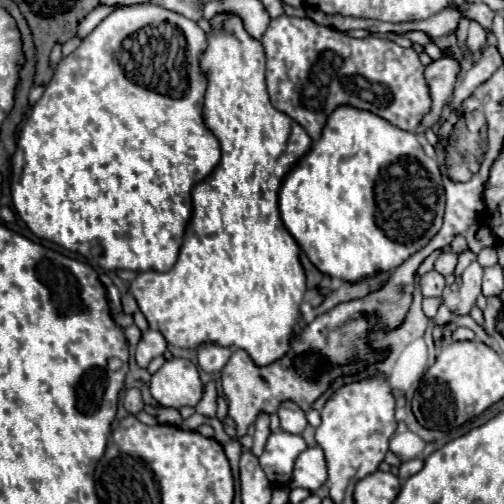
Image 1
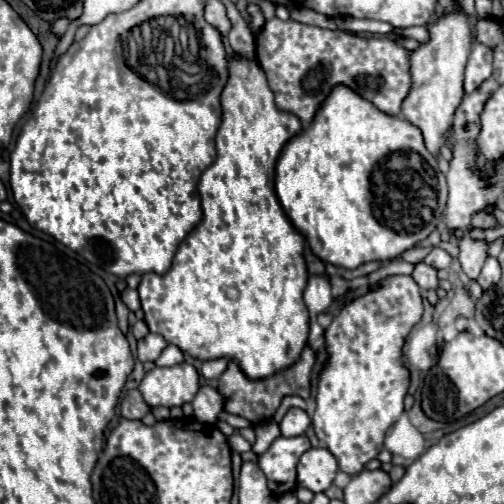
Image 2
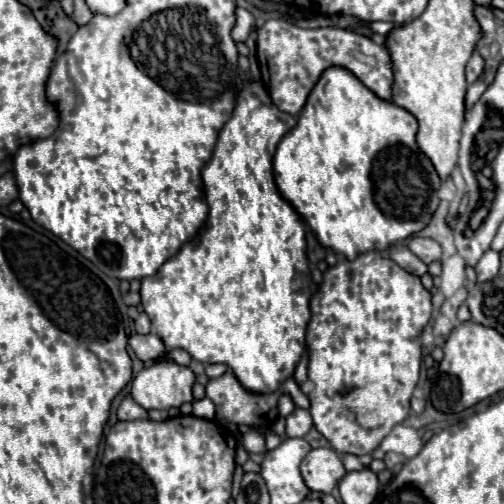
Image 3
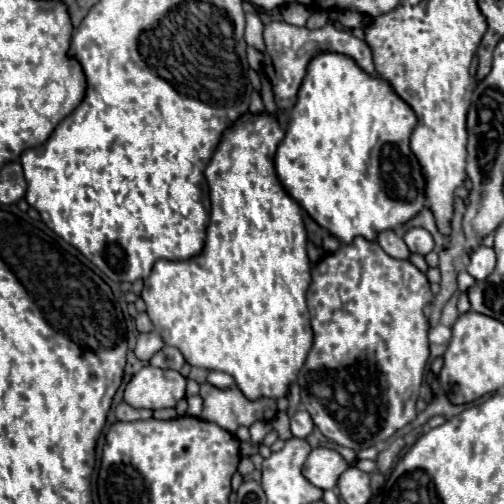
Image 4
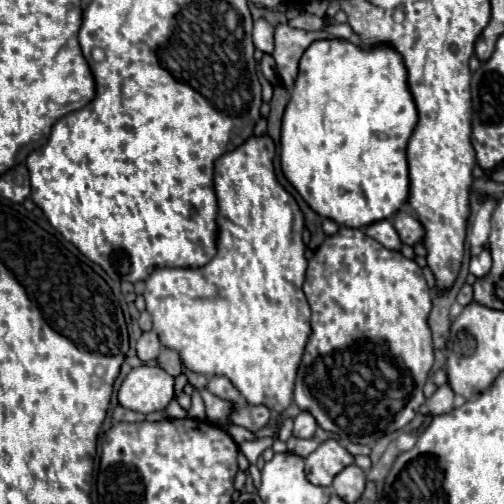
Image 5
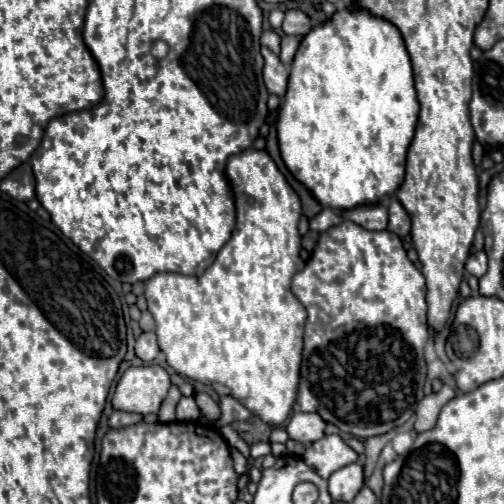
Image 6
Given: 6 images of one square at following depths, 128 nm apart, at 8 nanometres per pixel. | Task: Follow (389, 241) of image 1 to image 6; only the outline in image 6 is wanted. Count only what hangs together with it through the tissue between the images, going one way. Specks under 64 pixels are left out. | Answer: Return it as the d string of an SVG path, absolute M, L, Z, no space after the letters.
M342 8L330 18L328 24L312 28L302 38L300 48L294 56L292 66L290 66L288 92L284 96L284 102L282 102L282 108L278 114L278 142L280 142L282 160L284 160L286 168L290 170L290 174L294 174L294 178L298 182L302 182L322 206L330 206L330 208L338 208L338 210L354 210L362 204L378 204L378 202L382 202L382 198L394 196L404 180L406 152L408 152L410 140L414 136L414 128L418 122L418 110L420 110L420 106L418 106L418 98L416 98L416 90L414 90L412 66L410 66L410 58L408 58L408 52L406 52L406 46L404 46L404 40L400 36L398 28L382 18L376 18L368 12L364 12L364 10Z

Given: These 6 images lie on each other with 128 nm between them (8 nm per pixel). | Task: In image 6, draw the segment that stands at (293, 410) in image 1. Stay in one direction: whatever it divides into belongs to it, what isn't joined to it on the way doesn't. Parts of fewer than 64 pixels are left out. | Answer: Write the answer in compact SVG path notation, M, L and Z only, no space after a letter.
M296 412L290 418L286 432L292 440L296 440L300 444L312 444L324 436L324 428L326 428L326 424L324 424L324 420L320 420L320 416Z

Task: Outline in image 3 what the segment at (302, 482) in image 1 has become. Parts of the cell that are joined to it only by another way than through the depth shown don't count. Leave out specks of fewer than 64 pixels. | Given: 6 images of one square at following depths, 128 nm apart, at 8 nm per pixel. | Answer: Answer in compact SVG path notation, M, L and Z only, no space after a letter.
M314 448L302 460L302 478L314 492L330 494L338 480L346 474L342 458L332 448Z

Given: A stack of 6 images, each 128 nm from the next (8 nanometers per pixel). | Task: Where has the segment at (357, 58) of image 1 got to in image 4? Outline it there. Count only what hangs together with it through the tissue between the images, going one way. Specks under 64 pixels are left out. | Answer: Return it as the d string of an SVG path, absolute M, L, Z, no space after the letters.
M329 11L328 26L320 28L320 30L308 30L308 28L298 28L286 22L270 22L264 26L264 62L262 68L270 78L272 84L272 92L274 92L274 100L276 106L280 110L290 110L296 104L296 96L298 90L304 82L308 64L312 62L312 58L316 54L322 52L336 52L336 54L346 54L350 56L364 72L368 72L370 76L376 76L376 68L374 68L374 60L372 60L372 50L364 40L358 40L352 32L348 30L340 30L336 28L331 20L335 19L337 11Z

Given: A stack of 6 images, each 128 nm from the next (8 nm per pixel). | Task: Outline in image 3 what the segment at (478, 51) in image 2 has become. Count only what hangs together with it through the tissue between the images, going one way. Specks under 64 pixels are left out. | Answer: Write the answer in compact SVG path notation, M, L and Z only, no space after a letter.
M474 50L472 58L470 58L468 66L466 66L466 80L468 80L468 84L476 82L482 72L484 72L484 58Z

